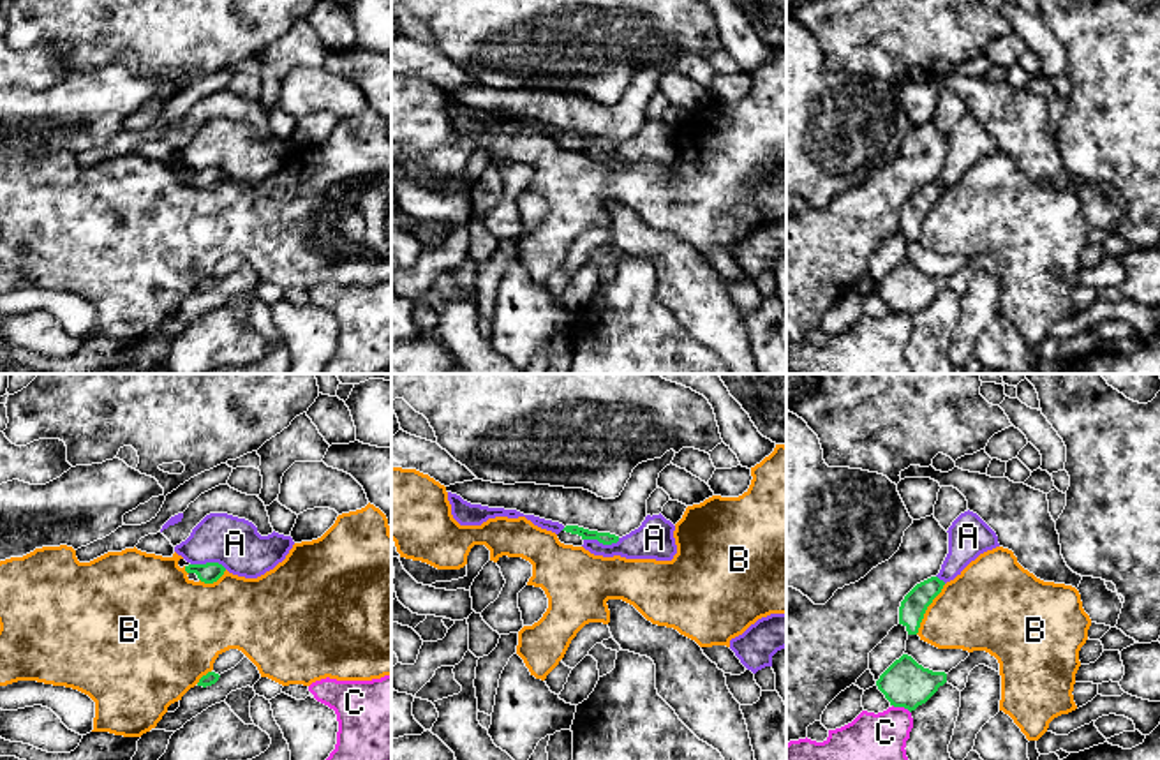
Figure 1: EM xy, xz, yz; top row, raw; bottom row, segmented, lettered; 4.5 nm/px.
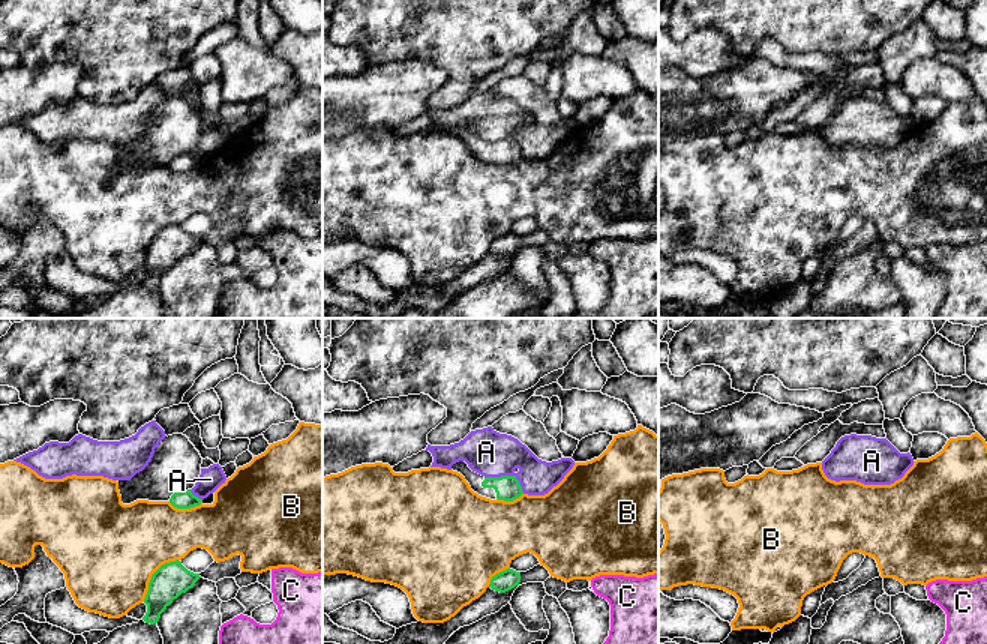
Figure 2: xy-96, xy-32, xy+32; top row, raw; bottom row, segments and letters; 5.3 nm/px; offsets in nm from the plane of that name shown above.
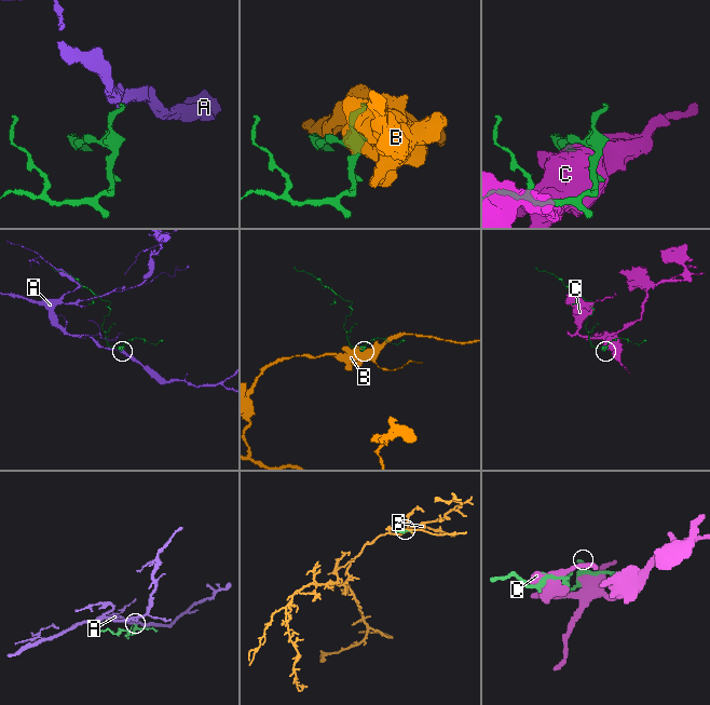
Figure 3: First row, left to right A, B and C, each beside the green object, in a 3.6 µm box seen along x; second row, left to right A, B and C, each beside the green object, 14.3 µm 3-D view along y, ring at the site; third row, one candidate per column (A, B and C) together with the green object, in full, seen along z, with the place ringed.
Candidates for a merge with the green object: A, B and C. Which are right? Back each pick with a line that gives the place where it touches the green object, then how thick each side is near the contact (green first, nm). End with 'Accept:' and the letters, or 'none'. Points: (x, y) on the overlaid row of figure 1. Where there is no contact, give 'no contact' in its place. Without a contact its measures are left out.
Accept: none

